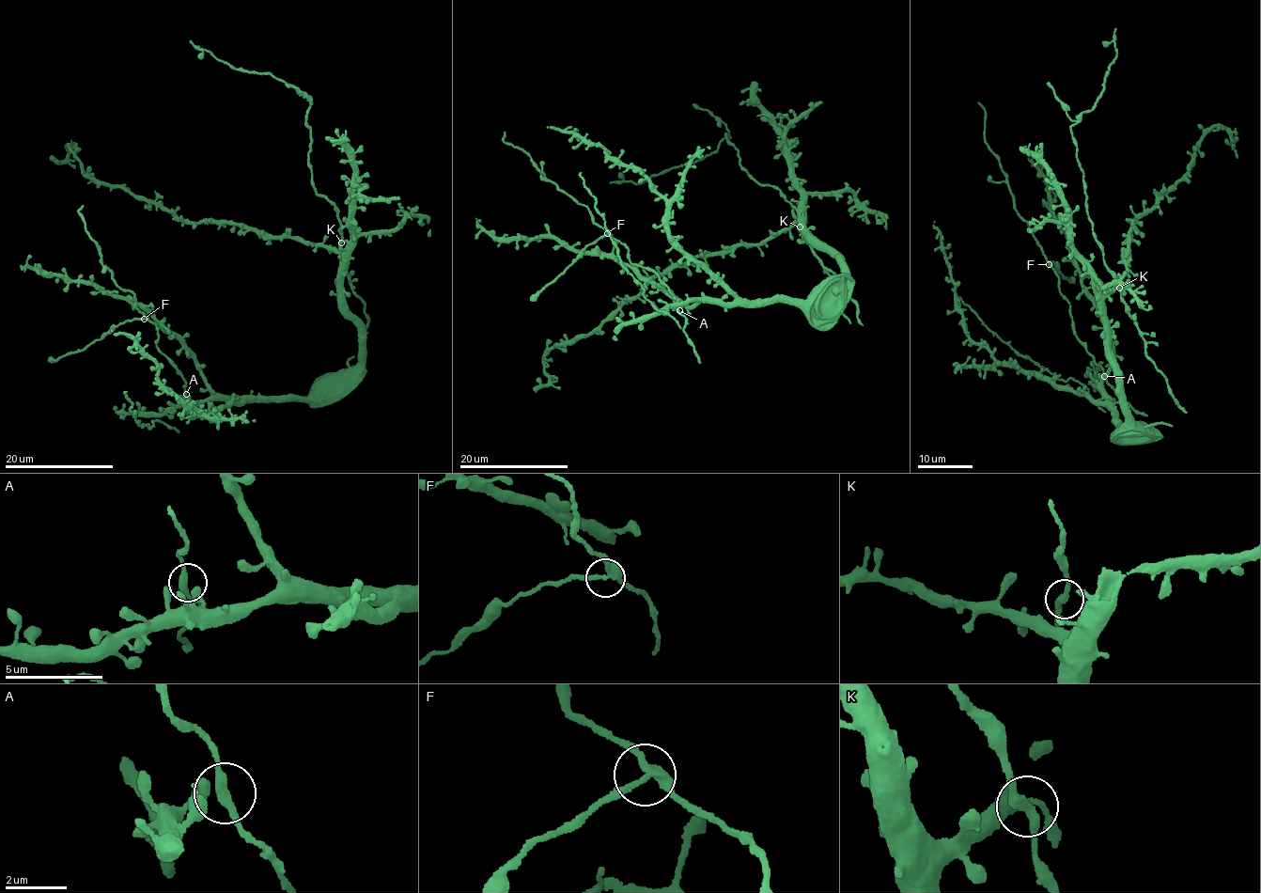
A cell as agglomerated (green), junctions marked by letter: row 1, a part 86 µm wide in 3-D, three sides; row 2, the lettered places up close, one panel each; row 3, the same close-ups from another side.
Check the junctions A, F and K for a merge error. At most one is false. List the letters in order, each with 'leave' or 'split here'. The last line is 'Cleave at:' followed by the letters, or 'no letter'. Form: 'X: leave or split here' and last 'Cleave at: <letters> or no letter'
A: leave
F: split here
K: leave
Cleave at: F

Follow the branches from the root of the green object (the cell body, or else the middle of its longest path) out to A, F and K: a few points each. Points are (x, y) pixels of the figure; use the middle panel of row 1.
A: (840, 281), (813, 289), (805, 301), (716, 305), (699, 300), (677, 304), (673, 309), (679, 310)
F: (840, 281), (805, 301), (699, 300), (674, 309), (654, 272), (631, 263), (625, 243), (606, 234)
K: (840, 281), (845, 278), (833, 255), (813, 236), (801, 216), (793, 224), (800, 227)

